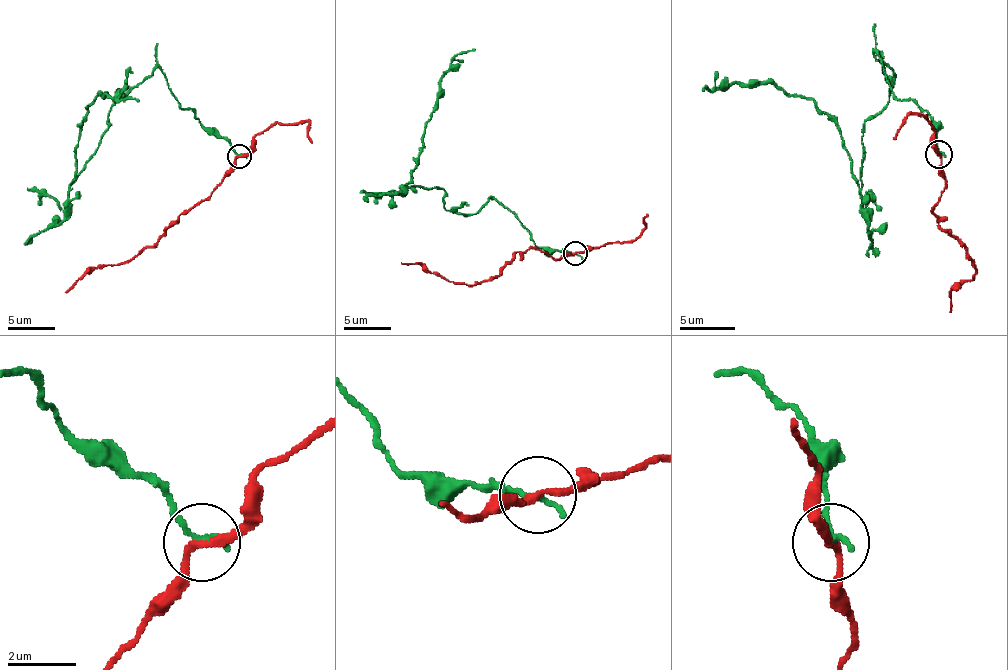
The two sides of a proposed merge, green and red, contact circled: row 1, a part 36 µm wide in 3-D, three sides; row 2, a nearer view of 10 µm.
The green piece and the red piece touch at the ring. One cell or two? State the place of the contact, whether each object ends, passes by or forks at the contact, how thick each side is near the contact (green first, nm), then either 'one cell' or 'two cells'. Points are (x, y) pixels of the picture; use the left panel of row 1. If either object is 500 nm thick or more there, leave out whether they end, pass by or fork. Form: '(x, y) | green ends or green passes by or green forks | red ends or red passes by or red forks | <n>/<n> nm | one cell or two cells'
(239, 156) | green ends | red passes by | 200/200 nm | two cells

